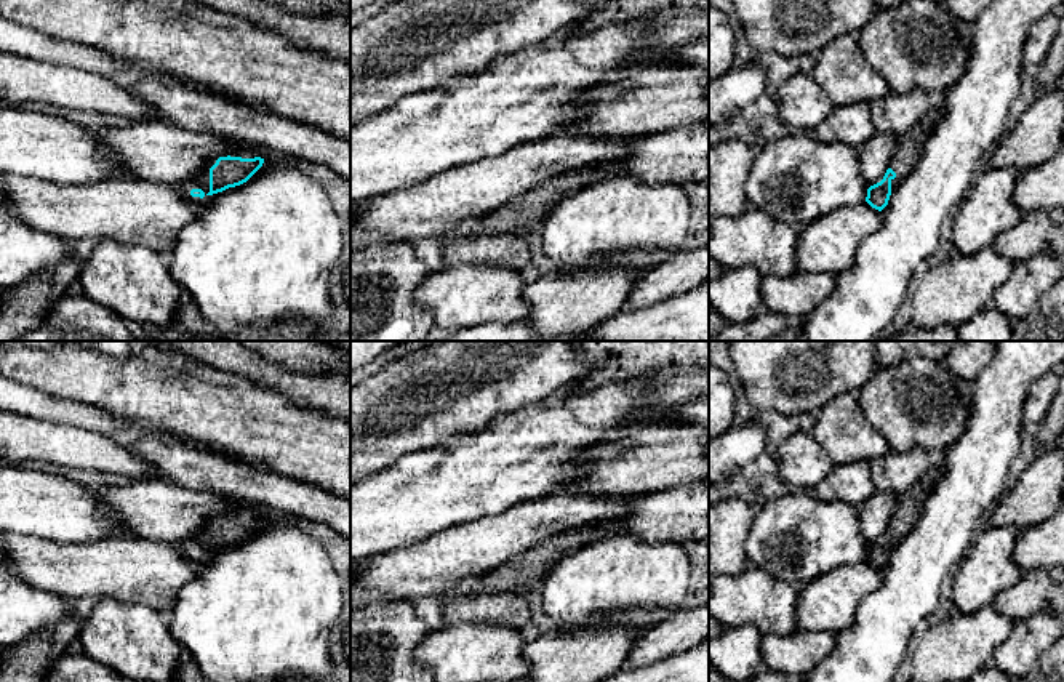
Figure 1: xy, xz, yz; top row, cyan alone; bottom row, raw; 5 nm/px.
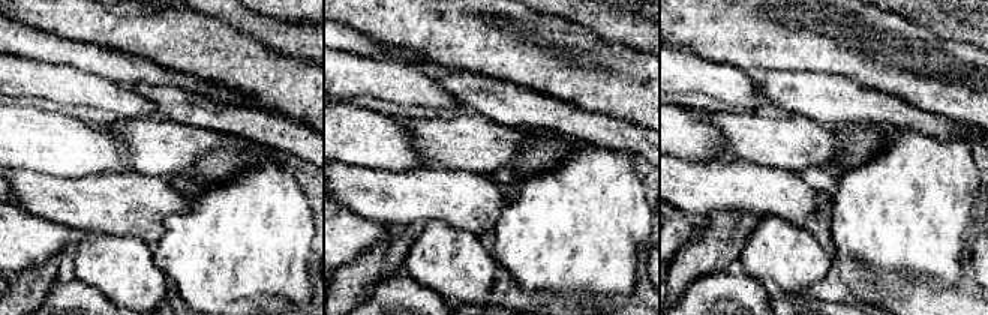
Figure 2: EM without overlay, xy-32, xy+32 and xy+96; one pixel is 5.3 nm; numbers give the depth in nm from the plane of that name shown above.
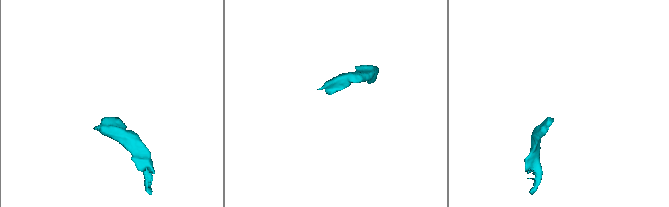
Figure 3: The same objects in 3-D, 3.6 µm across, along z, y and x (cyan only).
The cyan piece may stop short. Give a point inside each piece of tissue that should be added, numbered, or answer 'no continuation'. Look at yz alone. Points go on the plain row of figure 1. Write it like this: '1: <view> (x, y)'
1: yz (909, 503)

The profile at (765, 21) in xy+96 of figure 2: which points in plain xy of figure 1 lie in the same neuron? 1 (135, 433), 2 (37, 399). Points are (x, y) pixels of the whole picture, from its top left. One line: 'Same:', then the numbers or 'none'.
Same: none

